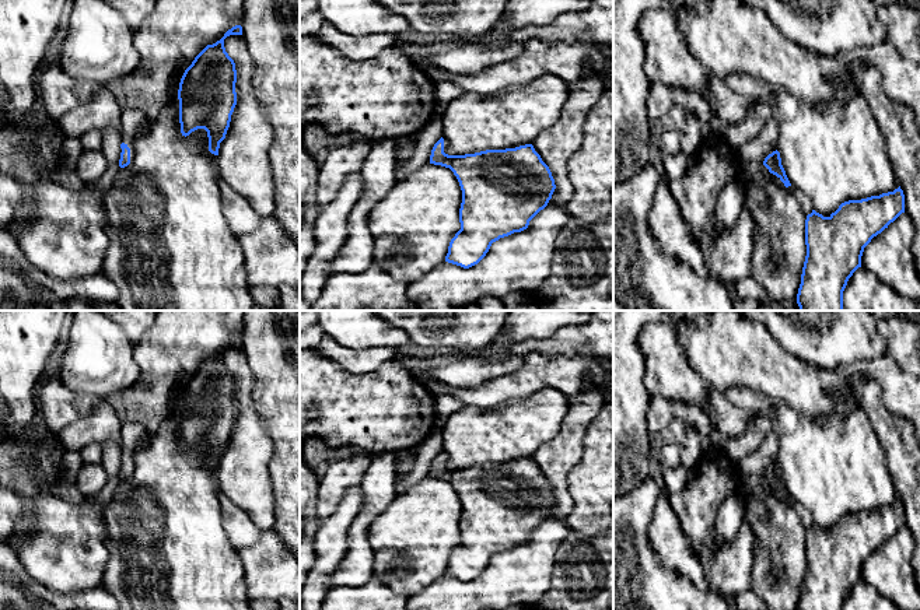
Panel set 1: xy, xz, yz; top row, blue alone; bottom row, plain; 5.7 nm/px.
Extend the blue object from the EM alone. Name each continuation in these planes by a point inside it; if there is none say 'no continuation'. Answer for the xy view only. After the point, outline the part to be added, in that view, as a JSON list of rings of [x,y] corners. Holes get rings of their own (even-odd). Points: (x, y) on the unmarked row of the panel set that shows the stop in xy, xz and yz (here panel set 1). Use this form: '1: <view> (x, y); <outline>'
1: xy (133, 435); [[[125,423],[120,428],[120,456],[130,462],[130,474],[134,470],[134,452],[147,442],[147,431],[137,423]]]

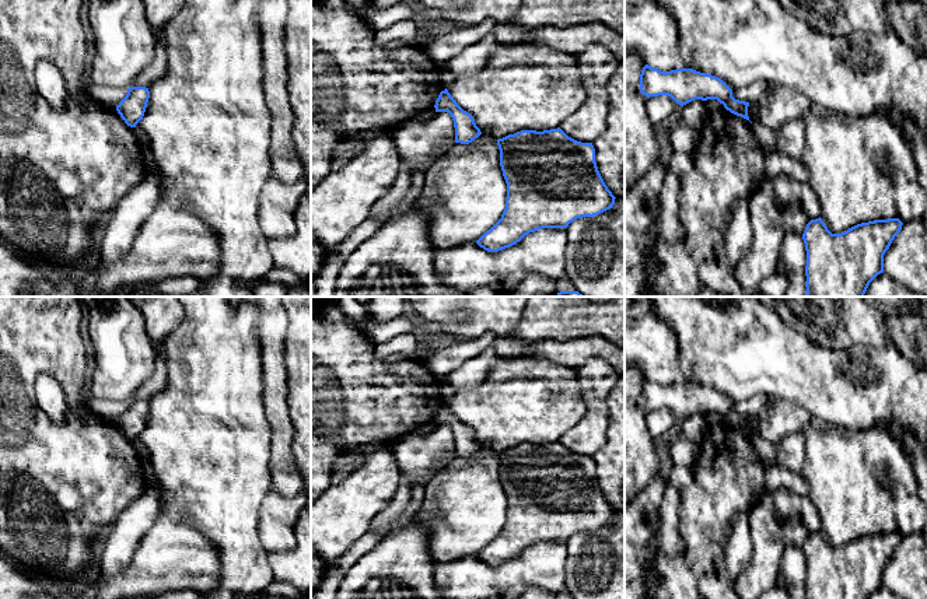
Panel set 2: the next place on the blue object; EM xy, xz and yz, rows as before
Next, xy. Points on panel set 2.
no continuation

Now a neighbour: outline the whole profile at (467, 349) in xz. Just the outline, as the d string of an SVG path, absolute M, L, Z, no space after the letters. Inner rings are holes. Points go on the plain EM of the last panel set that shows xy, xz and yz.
M487 333L479 339L462 340L455 346L435 346L431 357L421 362L433 375L442 379L466 360L479 355L486 348L492 348L496 339L497 336L494 333Z

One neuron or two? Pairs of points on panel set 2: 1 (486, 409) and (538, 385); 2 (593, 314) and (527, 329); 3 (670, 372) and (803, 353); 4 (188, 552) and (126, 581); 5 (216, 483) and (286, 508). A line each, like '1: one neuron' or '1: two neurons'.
1: one neuron
2: one neuron
3: two neurons
4: one neuron
5: two neurons

